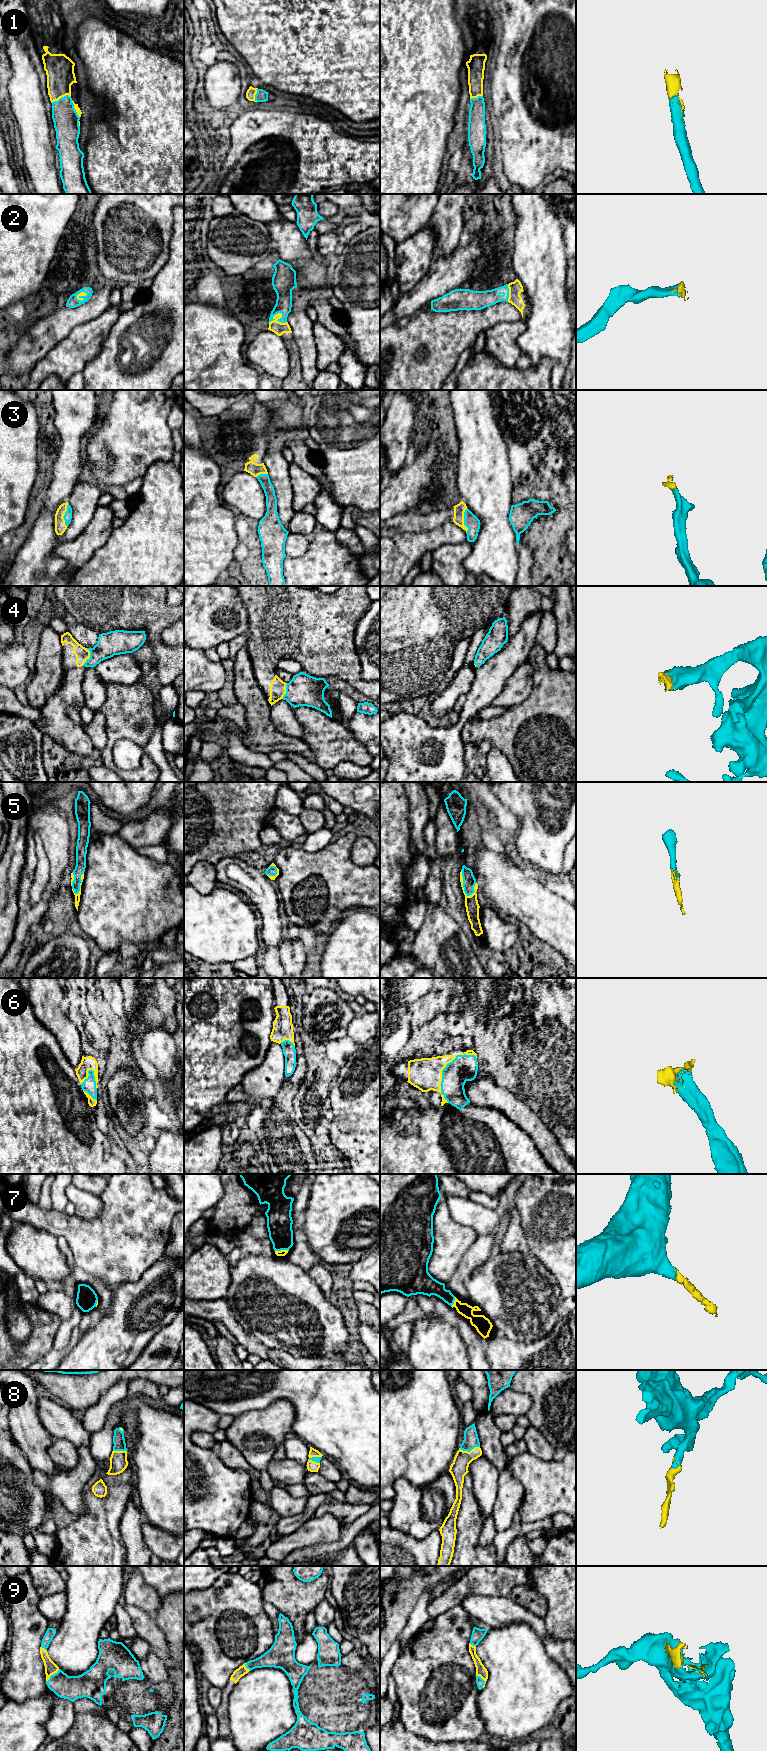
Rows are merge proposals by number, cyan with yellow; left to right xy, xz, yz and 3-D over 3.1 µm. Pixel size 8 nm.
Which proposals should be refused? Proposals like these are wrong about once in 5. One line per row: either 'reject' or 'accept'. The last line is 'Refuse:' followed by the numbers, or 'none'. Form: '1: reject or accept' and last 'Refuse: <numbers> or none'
1: accept
2: accept
3: accept
4: accept
5: accept
6: accept
7: accept
8: accept
9: accept
Refuse: none

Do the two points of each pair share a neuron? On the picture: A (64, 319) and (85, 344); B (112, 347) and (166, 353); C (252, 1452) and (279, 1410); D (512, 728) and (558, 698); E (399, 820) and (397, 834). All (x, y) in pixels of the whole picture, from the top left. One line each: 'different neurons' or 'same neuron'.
A: different neurons
B: same neuron
C: same neuron
D: same neuron
E: same neuron

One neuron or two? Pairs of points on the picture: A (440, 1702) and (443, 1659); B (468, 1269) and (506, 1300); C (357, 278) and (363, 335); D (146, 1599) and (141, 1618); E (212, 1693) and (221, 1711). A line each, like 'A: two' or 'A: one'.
A: one
B: two
C: one
D: two
E: two

